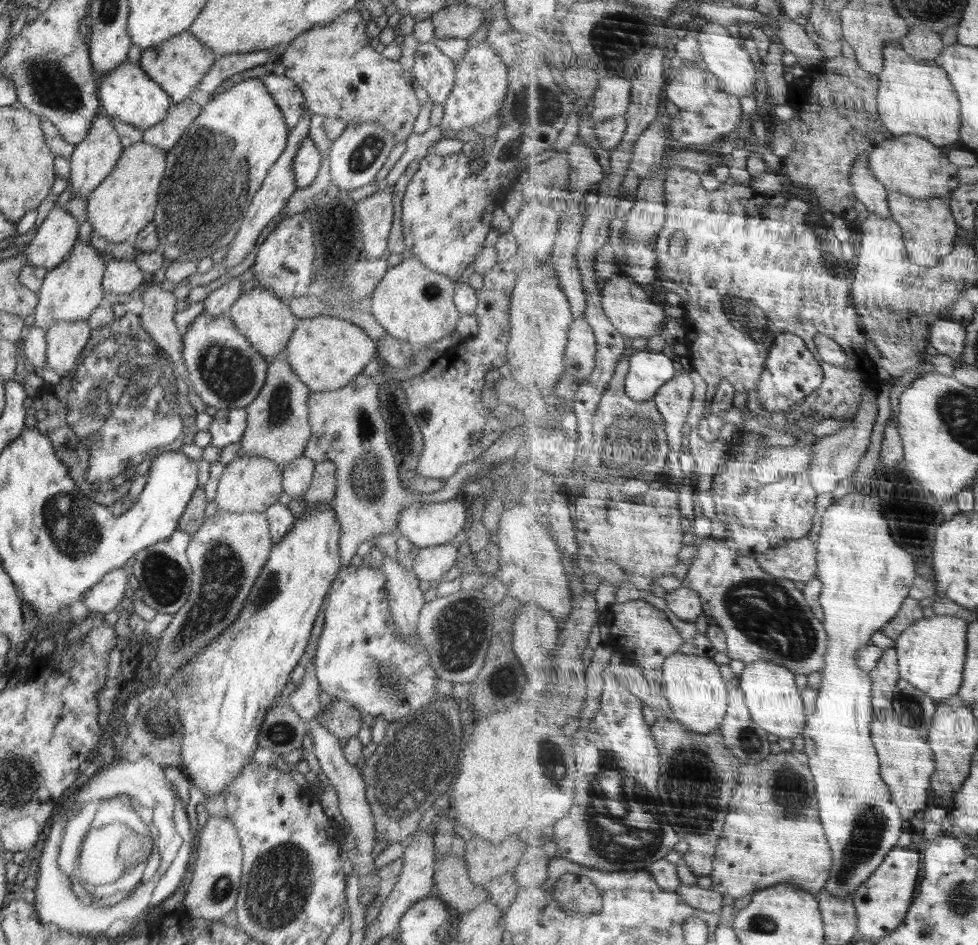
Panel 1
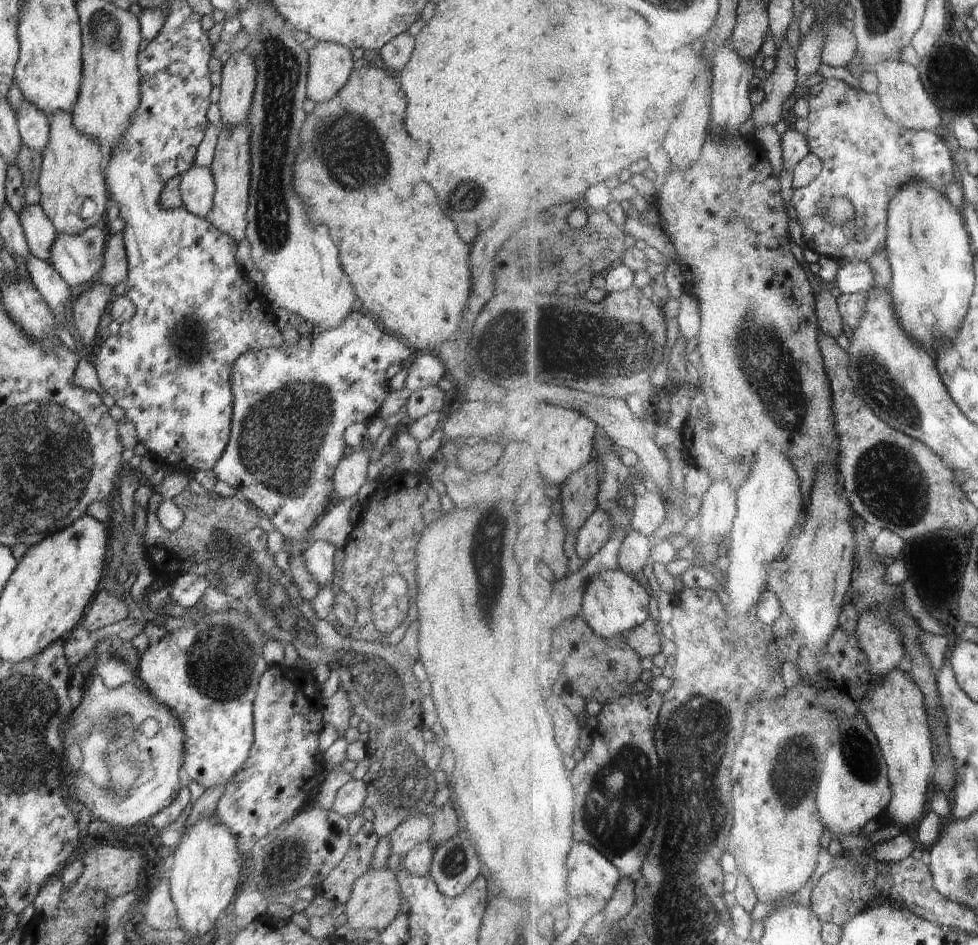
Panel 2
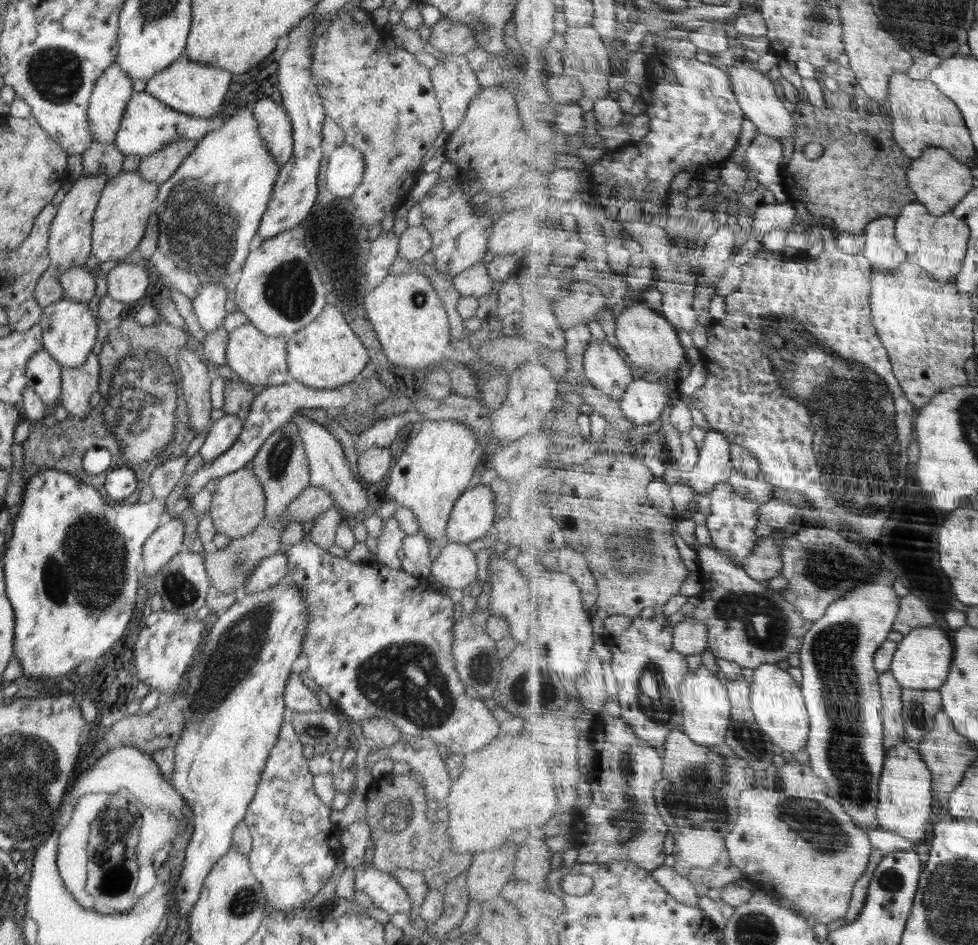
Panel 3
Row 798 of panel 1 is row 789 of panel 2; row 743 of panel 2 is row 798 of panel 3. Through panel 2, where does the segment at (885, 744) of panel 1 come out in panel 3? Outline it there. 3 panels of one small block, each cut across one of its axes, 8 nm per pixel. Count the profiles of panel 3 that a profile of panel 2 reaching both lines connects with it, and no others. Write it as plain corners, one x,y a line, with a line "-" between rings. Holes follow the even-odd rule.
905,743
894,747
887,754
885,773
881,782
881,804
878,807
878,820
882,829
896,832
919,843
928,836
928,822
932,820
932,771
924,756

